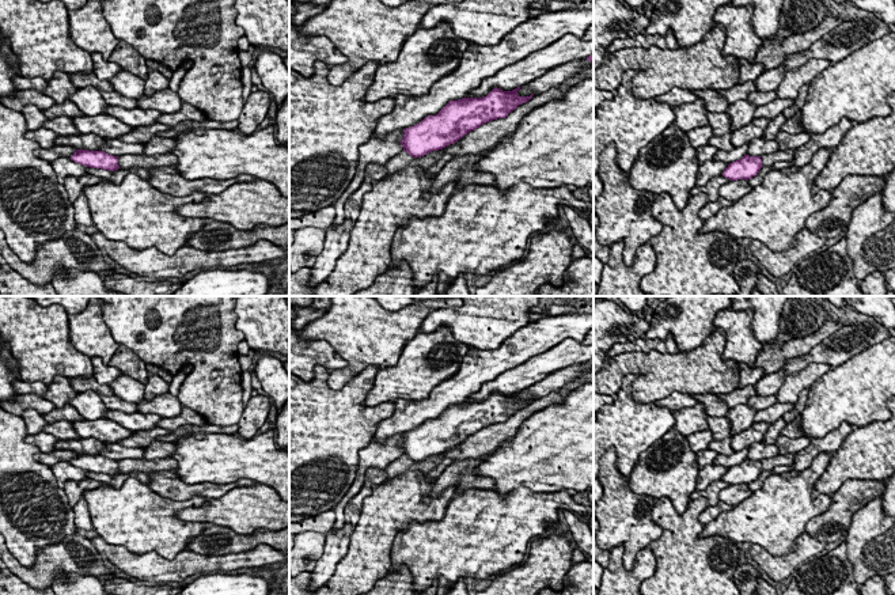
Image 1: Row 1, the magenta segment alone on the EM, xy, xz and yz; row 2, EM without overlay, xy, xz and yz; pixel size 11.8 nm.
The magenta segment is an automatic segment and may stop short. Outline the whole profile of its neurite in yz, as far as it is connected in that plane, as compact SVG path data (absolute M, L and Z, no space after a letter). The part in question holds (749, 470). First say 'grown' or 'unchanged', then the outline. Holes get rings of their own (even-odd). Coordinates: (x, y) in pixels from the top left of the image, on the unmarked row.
unchanged; M744 459L742 463L732 466L724 474L723 481L729 485L746 484L755 481L762 473L761 461Z

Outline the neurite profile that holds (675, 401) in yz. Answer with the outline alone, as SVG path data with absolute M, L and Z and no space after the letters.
M674 391L667 398L656 401L655 403L660 408L667 408L670 412L675 412L695 405L695 399L690 394Z

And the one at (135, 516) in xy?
M134 475L126 478L120 489L102 484L84 490L83 497L96 534L134 554L156 552L174 560L206 527L205 523L177 518L179 509L201 507L205 497L175 501L158 494Z

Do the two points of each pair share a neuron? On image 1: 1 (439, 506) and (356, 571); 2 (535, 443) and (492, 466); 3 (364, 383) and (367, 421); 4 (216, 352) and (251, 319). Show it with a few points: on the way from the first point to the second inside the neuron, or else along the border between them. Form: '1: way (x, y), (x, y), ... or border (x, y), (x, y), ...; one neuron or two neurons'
1: way (416, 507), (409, 507), (370, 548); one neuron
2: way (524, 450), (509, 465), (503, 465); one neuron
3: way (357, 393), (357, 412); one neuron
4: border (234, 325), (245, 338); two neurons

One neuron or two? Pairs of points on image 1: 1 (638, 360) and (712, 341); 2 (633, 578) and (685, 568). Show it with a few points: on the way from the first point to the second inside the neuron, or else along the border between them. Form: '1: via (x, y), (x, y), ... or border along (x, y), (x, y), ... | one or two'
1: via (658, 364), (690, 364), (694, 360) | one
2: border along (648, 546), (655, 557), (655, 572), (643, 580) | two

